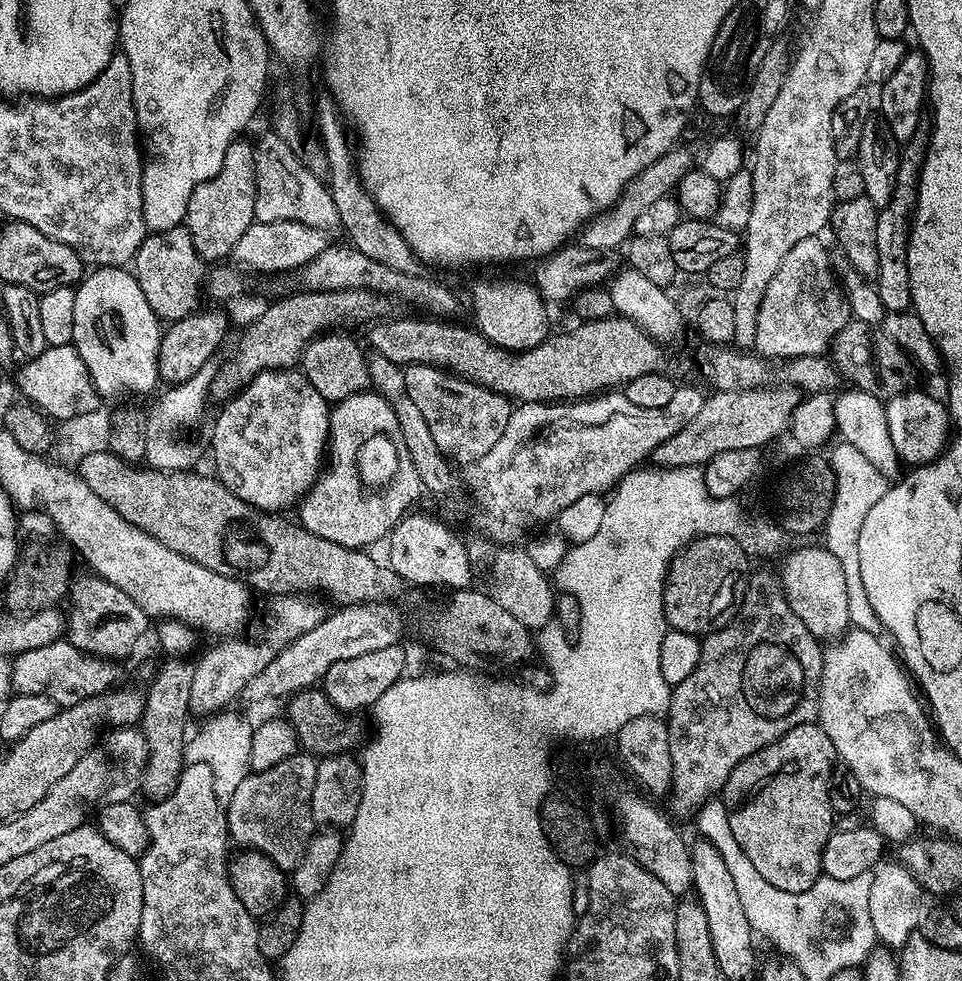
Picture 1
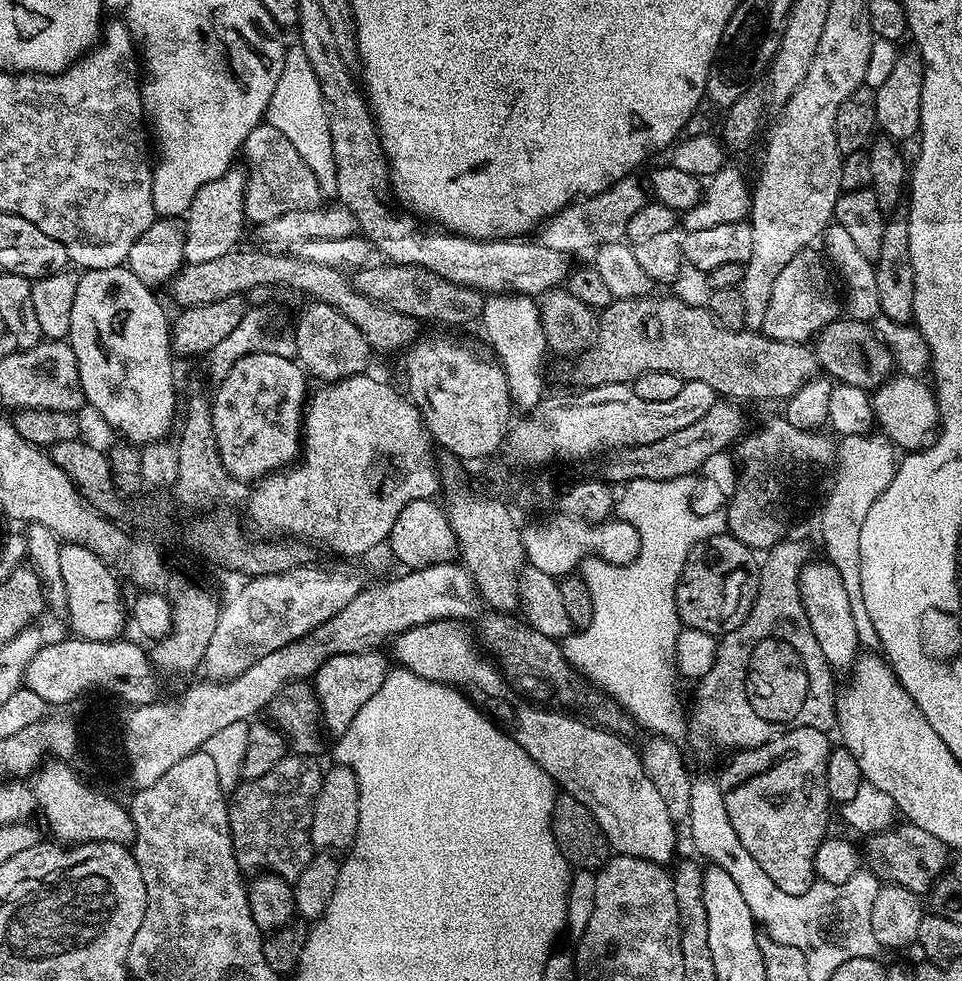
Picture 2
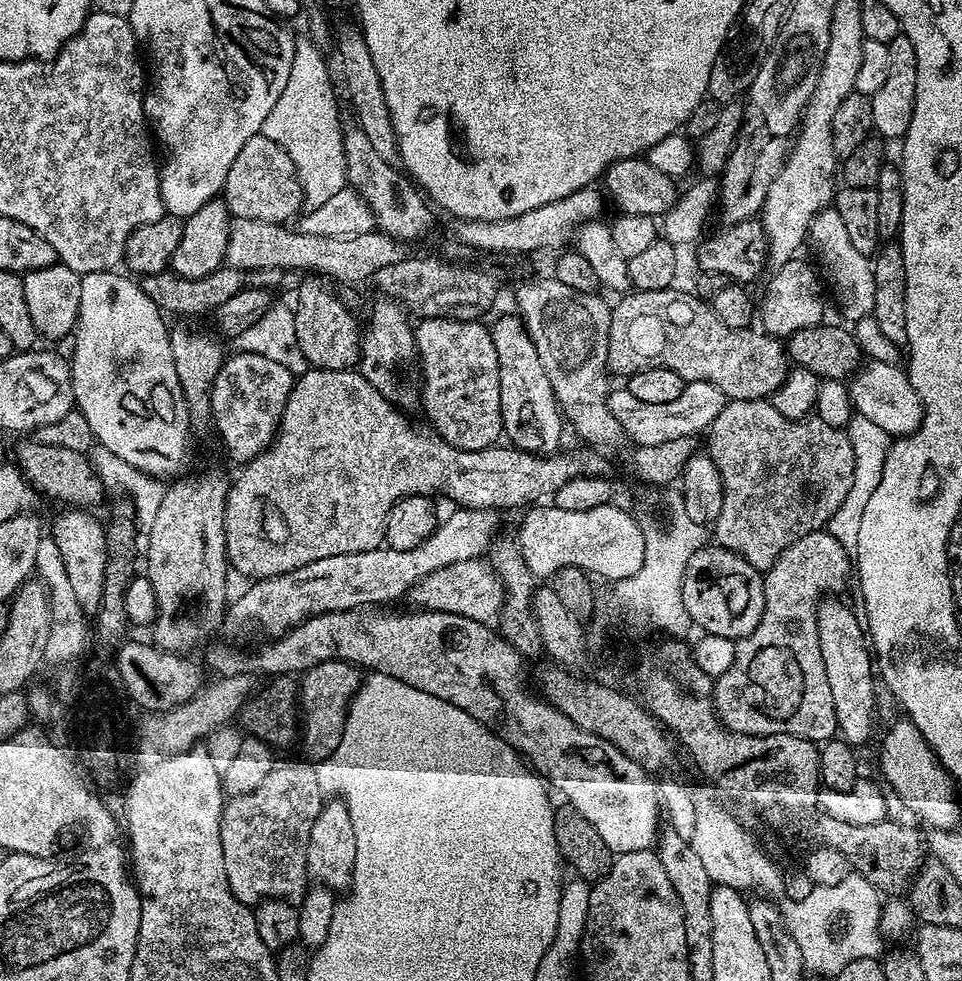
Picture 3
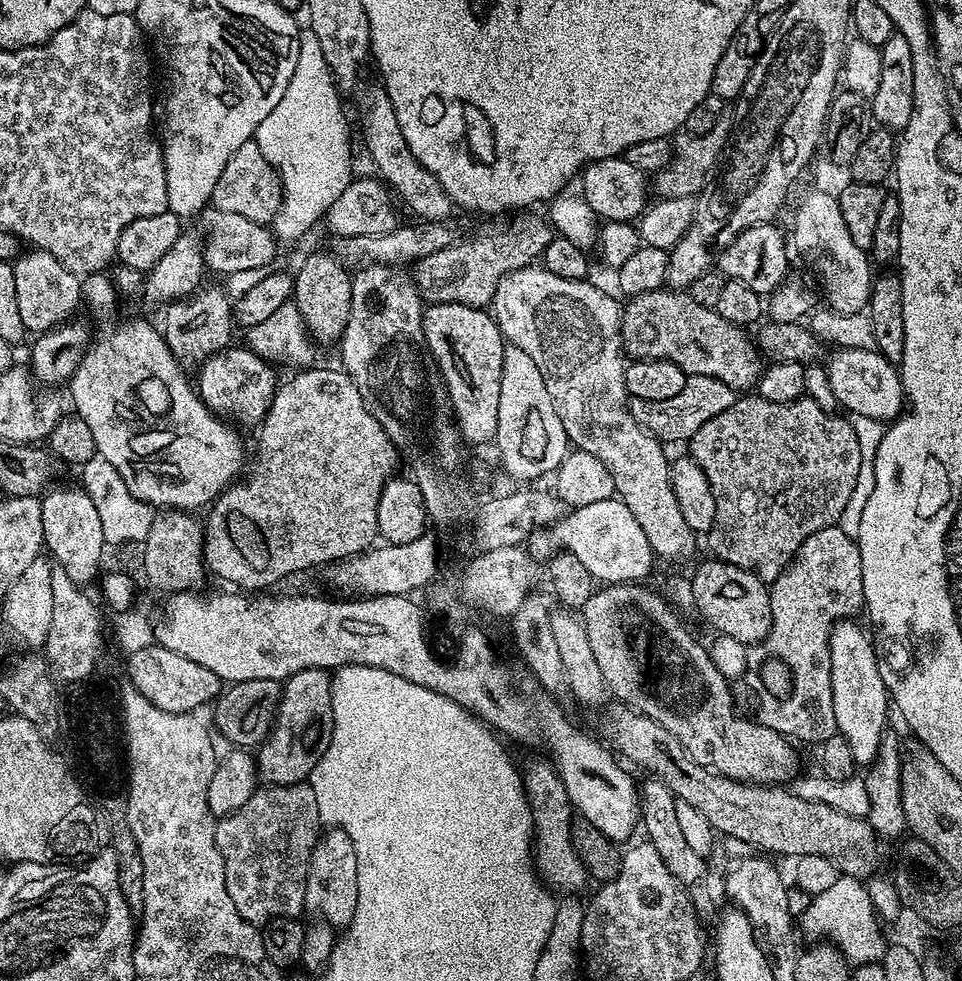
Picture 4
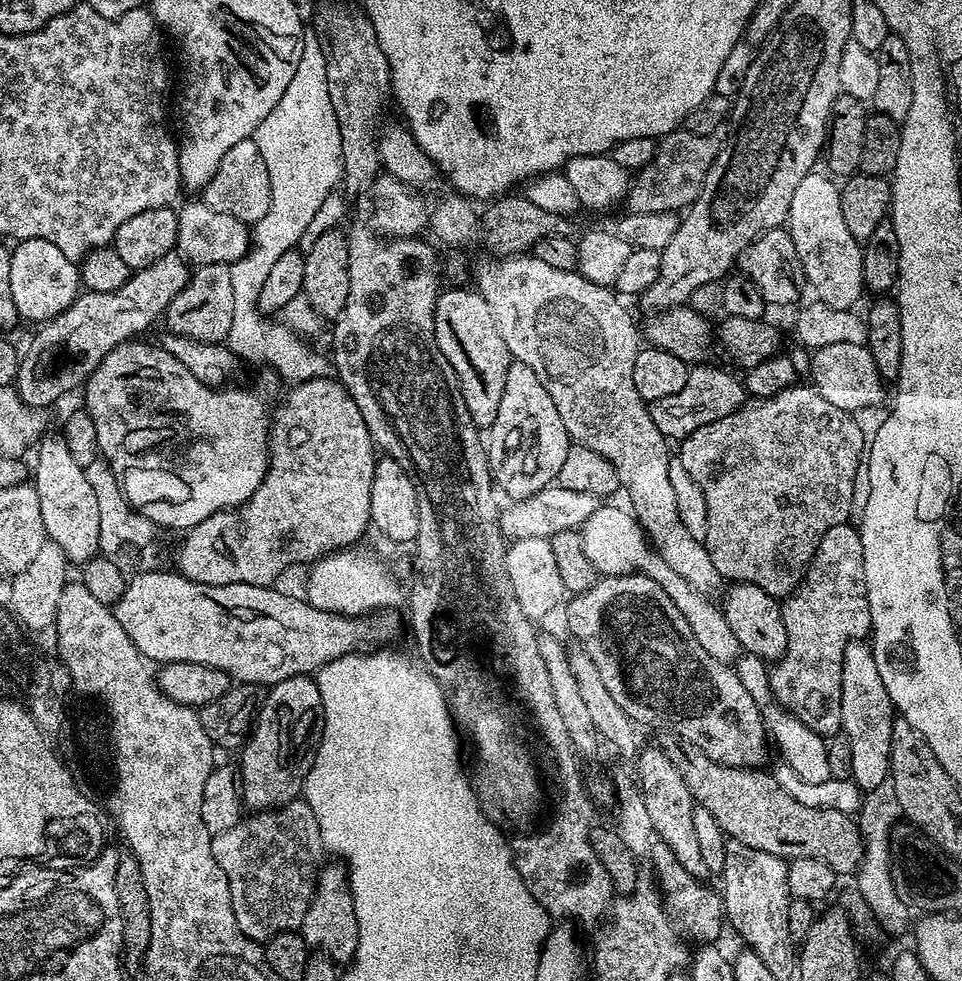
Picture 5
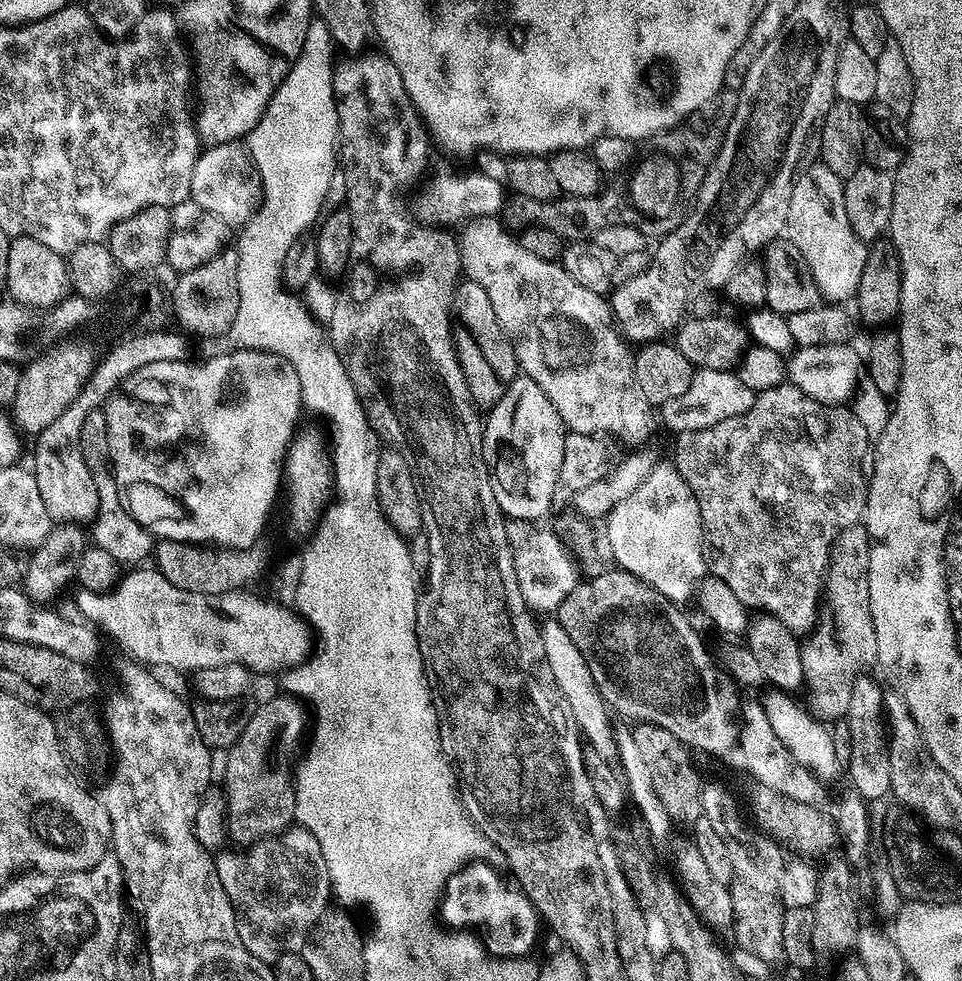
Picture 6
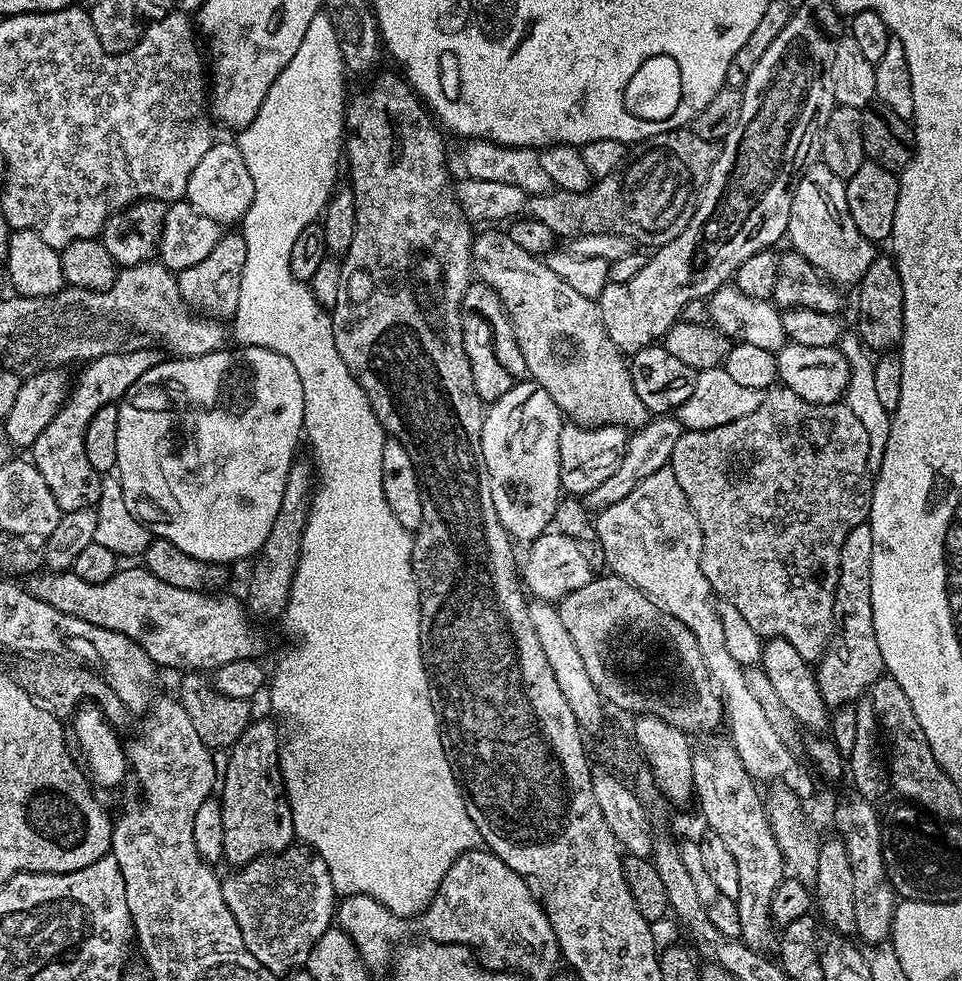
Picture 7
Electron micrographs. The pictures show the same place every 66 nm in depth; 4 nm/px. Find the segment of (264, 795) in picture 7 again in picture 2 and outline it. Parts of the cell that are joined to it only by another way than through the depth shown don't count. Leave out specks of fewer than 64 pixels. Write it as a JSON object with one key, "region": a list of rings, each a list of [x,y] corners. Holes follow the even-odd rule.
{"region":[[[380,650],[351,652],[332,656],[322,662],[314,677],[314,687],[320,699],[322,728],[327,735],[329,732],[332,738],[344,736],[346,730],[350,730],[350,722],[354,722],[354,714],[358,714],[358,710],[362,710],[362,706],[366,706],[366,702],[378,694],[390,671],[389,657],[384,657],[382,653]]]}

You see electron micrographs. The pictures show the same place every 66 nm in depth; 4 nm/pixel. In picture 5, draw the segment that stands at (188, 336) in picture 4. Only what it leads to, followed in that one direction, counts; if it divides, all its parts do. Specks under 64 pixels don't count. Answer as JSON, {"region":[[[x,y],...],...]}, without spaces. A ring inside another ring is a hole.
{"region":[[[201,264],[189,275],[186,286],[174,294],[166,313],[167,331],[173,336],[185,336],[206,344],[219,344],[227,341],[230,334],[230,321],[234,319],[234,286],[230,286],[230,267],[226,264]]]}

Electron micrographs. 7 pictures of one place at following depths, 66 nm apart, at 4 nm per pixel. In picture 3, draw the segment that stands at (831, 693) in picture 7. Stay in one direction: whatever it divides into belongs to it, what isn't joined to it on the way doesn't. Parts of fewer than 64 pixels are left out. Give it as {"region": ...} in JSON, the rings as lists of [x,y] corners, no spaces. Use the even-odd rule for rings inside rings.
{"region":[[[821,530],[819,532],[811,532],[810,534],[802,534],[802,538],[798,538],[790,546],[786,546],[786,550],[782,550],[782,554],[778,559],[766,569],[763,573],[764,609],[762,610],[762,618],[758,622],[758,626],[754,626],[754,630],[750,634],[746,634],[741,640],[735,641],[736,649],[734,650],[733,664],[725,673],[715,677],[710,689],[712,707],[715,708],[716,717],[720,719],[721,724],[725,728],[729,728],[729,730],[738,734],[750,734],[751,736],[790,734],[791,736],[806,738],[813,742],[831,740],[837,735],[838,729],[836,727],[834,698],[830,695],[830,682],[826,682],[826,662],[822,662],[822,646],[818,646],[816,606],[822,598],[827,597],[829,594],[840,594],[840,591],[844,588],[844,583],[848,580],[848,568],[850,572],[849,549],[844,548],[842,542],[838,542],[838,538],[834,538],[826,530]]]}

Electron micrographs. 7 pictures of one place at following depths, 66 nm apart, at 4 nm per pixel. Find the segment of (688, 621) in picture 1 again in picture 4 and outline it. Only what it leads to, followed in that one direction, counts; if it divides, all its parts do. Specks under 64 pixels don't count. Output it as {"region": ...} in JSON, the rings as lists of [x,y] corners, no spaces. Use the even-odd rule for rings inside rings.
{"region":[[[708,558],[705,564],[700,564],[696,568],[696,573],[691,573],[694,602],[696,612],[704,615],[714,627],[717,628],[720,636],[729,636],[737,639],[738,642],[751,646],[759,644],[766,638],[766,634],[772,625],[772,615],[770,614],[770,598],[768,597],[769,585],[752,573],[750,570],[742,570],[733,564],[727,564],[715,558]]]}

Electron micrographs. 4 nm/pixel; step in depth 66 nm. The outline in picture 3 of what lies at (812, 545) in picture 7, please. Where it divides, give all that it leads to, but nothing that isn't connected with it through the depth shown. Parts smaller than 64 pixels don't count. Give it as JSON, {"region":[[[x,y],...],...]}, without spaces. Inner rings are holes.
{"region":[[[728,400],[724,409],[718,414],[718,418],[714,418],[714,422],[706,429],[707,436],[706,455],[714,462],[714,466],[718,466],[720,475],[722,514],[718,514],[718,518],[714,521],[715,543],[719,544],[721,548],[746,558],[746,562],[750,562],[750,566],[761,570],[769,568],[782,554],[782,550],[786,550],[786,546],[790,546],[795,540],[802,538],[802,534],[821,531],[834,514],[834,510],[838,510],[838,506],[842,504],[854,482],[854,446],[850,446],[850,438],[844,428],[828,426],[817,418],[802,420],[782,418],[782,414],[778,414],[778,410],[774,410],[774,406],[768,400]]]}

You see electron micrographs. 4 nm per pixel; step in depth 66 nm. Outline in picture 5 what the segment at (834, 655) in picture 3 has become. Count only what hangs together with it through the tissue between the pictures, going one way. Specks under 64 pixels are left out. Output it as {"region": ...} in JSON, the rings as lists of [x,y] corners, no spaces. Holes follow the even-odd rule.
{"region":[[[864,642],[846,646],[842,658],[842,732],[850,738],[853,783],[861,793],[868,793],[890,778],[890,738],[894,709],[890,694],[878,675],[871,647]]]}

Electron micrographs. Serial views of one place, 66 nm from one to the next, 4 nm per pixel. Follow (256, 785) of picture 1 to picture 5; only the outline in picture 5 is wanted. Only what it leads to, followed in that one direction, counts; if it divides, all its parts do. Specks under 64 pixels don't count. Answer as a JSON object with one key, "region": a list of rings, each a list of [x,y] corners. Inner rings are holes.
{"region":[[[297,798],[280,808],[256,810],[245,815],[234,826],[230,826],[230,830],[222,830],[213,835],[212,849],[214,850],[214,862],[218,862],[218,866],[222,866],[222,874],[226,874],[226,882],[230,886],[230,902],[234,906],[234,918],[238,918],[238,930],[242,930],[242,934],[246,934],[250,939],[257,942],[266,942],[272,936],[299,930],[306,918],[306,910],[310,906],[312,895],[316,889],[316,875],[320,873],[322,861],[325,859],[323,856],[326,856],[326,849],[320,837],[318,818],[314,818],[314,810],[310,810],[310,806],[305,800]]]}

